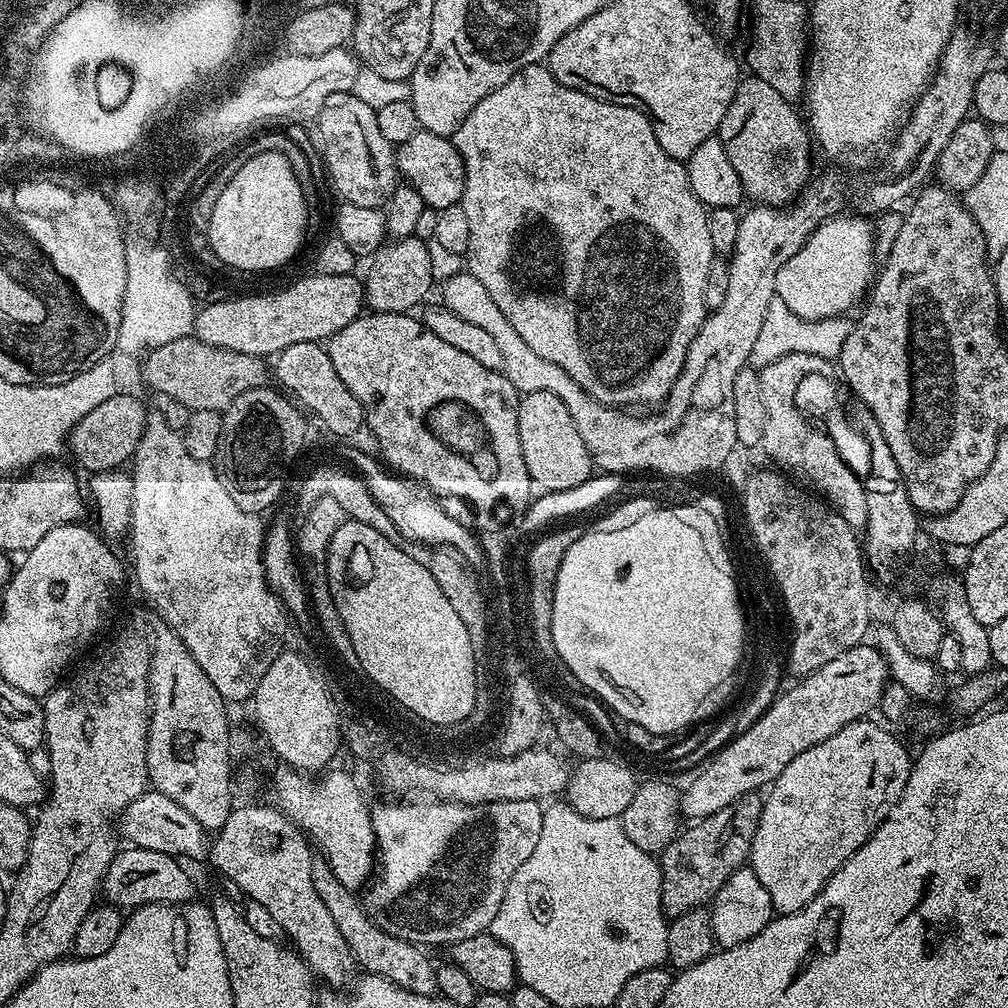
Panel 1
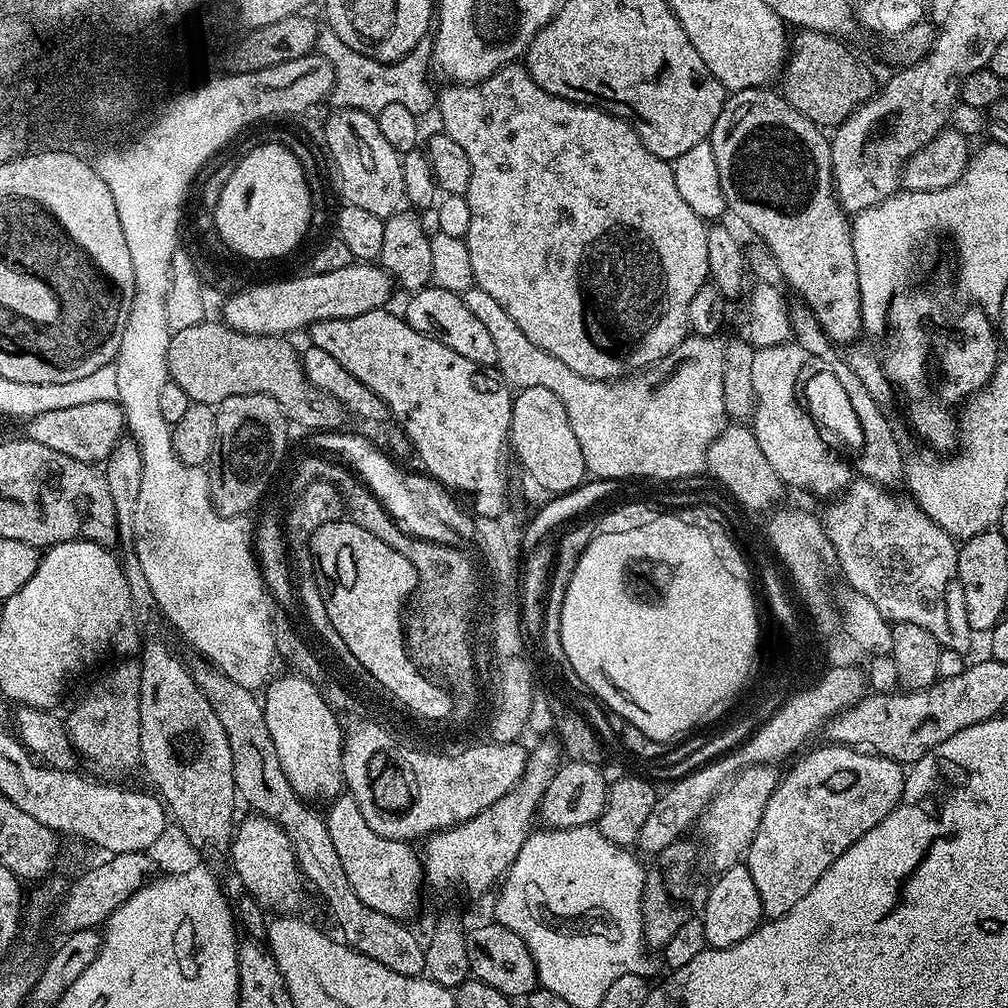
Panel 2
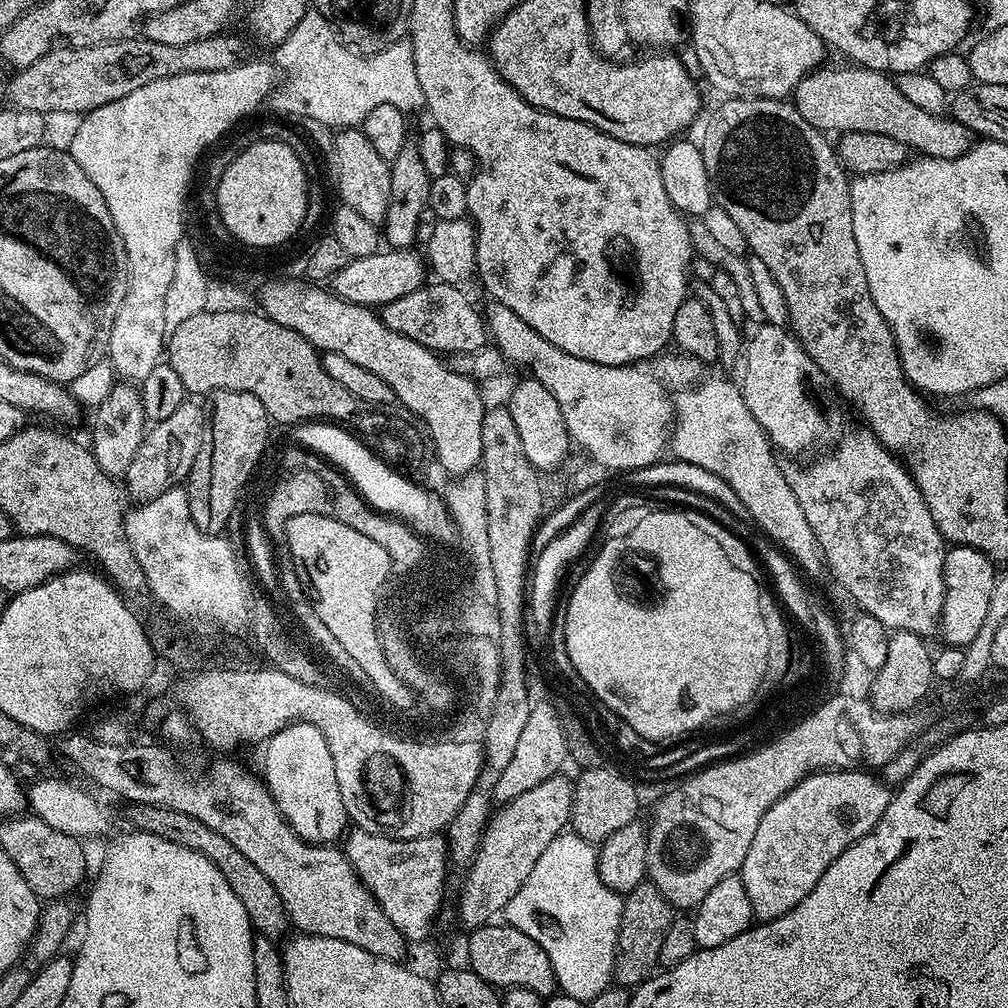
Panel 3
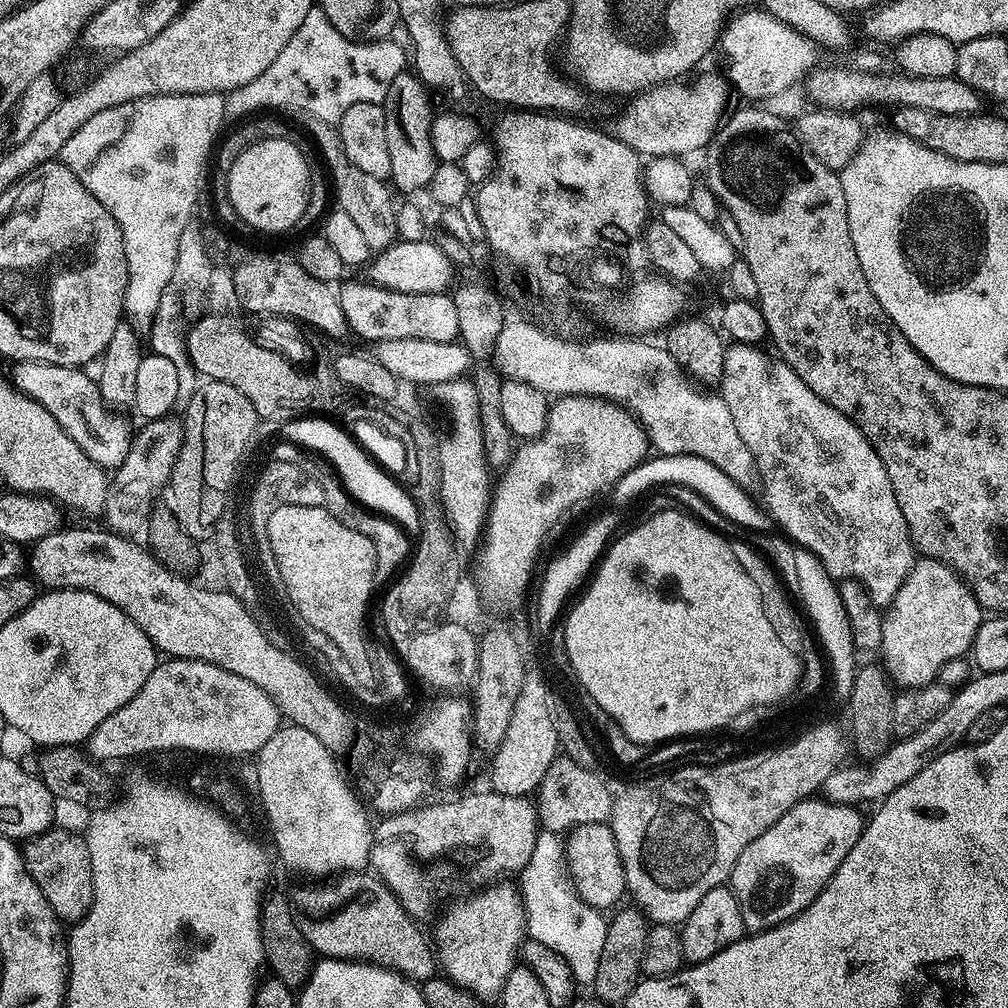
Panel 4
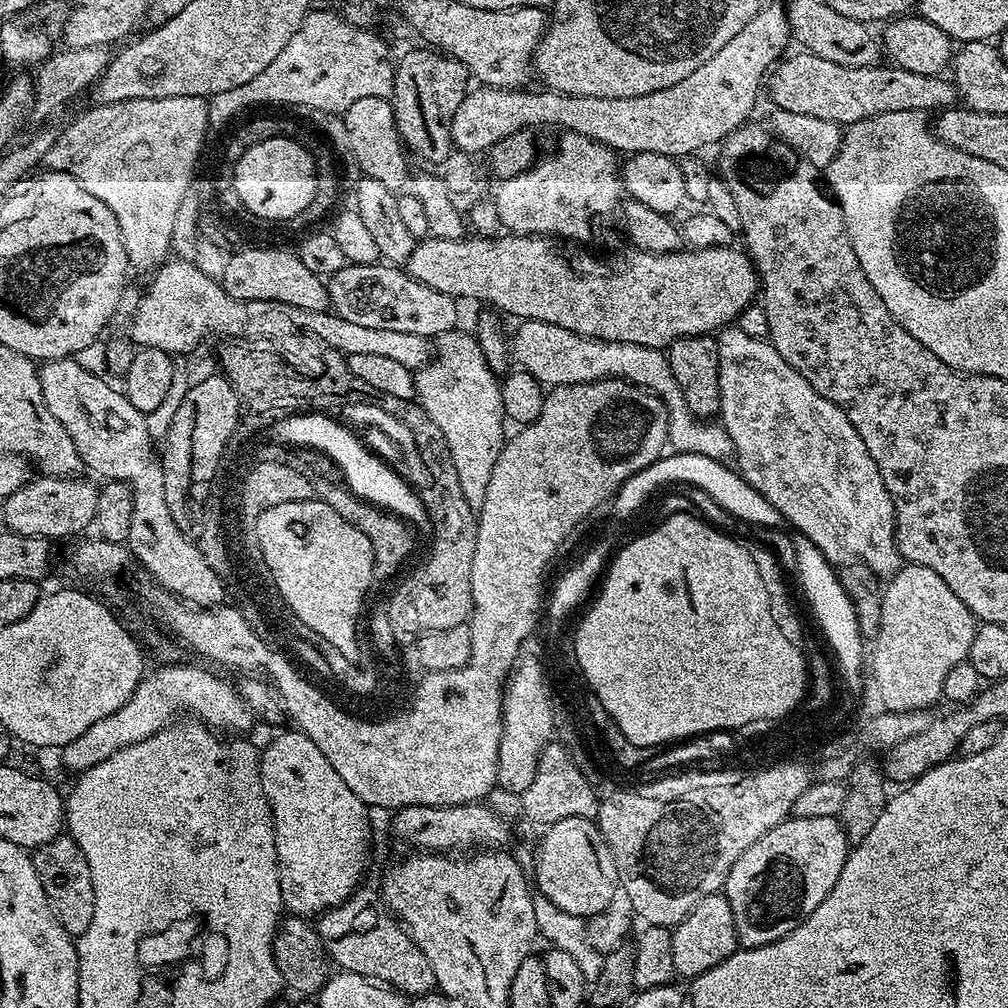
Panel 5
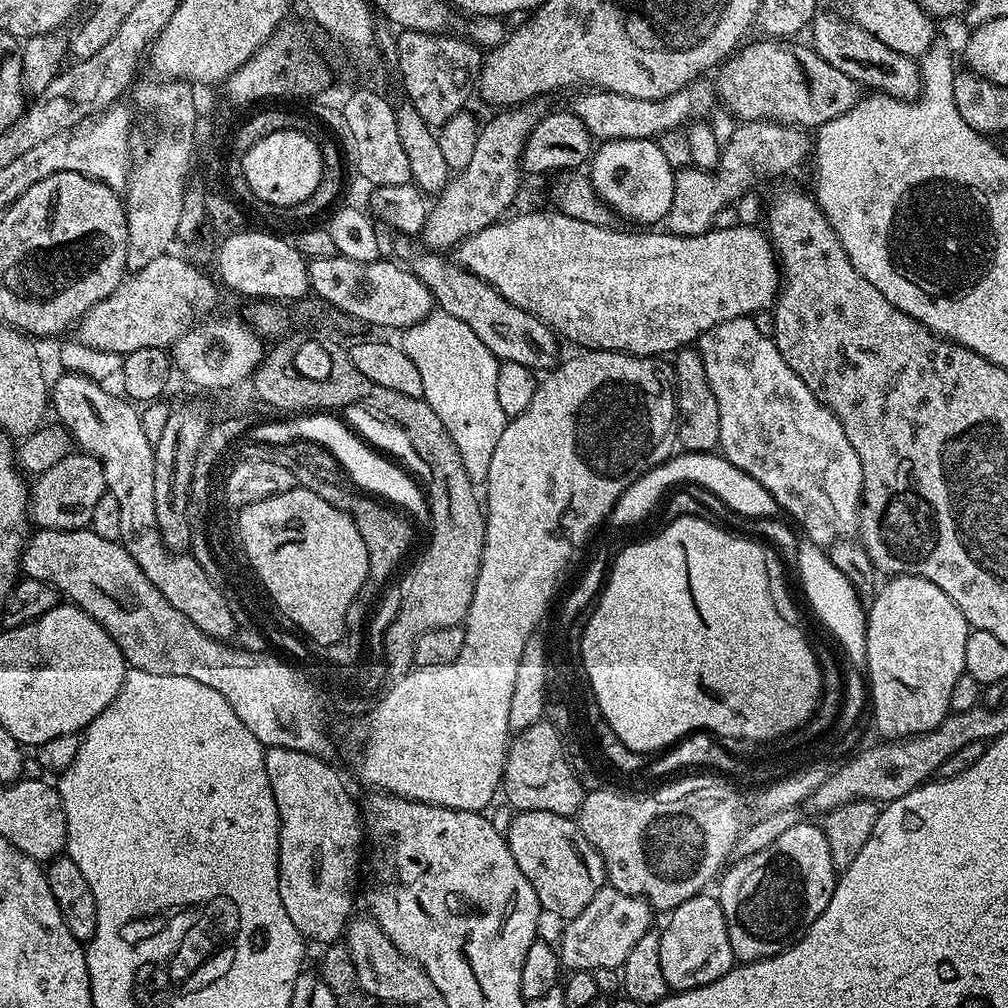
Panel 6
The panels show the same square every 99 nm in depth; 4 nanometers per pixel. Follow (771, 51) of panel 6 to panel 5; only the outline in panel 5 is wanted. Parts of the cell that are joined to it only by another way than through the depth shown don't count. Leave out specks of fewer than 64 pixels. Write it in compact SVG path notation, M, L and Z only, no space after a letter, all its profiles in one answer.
M800 50L797 53L777 63L766 84L772 91L773 105L794 114L810 114L810 118L826 118L826 122L847 126L894 110L923 113L927 113L928 108L943 110L953 107L958 100L955 83L943 75L914 74L895 66L847 68L816 57L812 52Z

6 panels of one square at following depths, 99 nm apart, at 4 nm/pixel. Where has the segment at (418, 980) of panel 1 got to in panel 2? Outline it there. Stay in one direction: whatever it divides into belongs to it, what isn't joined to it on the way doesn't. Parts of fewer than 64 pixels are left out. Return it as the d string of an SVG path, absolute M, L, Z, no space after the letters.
M196 658L196 661L191 661L190 671L194 682L202 690L202 694L206 694L206 698L210 702L210 706L214 706L214 714L218 714L218 722L222 722L222 730L226 730L226 742L230 742L230 758L234 762L234 782L236 783L236 795L241 801L244 800L252 807L253 813L264 816L268 820L273 820L278 826L282 826L282 830L286 830L286 836L290 838L292 843L292 849L296 855L296 863L300 866L300 875L304 877L305 881L317 892L318 895L324 899L324 904L328 907L330 915L336 919L336 924L340 927L339 935L342 937L343 943L351 946L356 952L366 954L366 958L374 958L374 962L382 962L382 966L390 966L390 970L394 970L394 974L406 974L407 976L418 976L424 972L424 944L422 940L419 940L414 933L408 929L407 923L399 920L392 920L386 914L378 914L378 910L370 910L370 906L366 906L366 902L362 902L362 898L358 898L358 894L354 894L354 886L350 886L350 881L346 878L346 869L342 867L342 861L338 859L338 850L334 846L334 842L330 838L330 830L328 829L327 819L323 815L320 816L315 812L313 805L302 799L300 795L290 786L288 779L286 778L284 771L282 770L282 764L278 762L278 750L274 750L274 738L270 734L270 730L266 726L266 718L264 717L264 706L263 703L258 699L257 693L253 689L247 688L246 686L238 686L238 682L230 682L230 678L226 678L226 674L219 672L217 668L213 668L207 660L203 658Z

